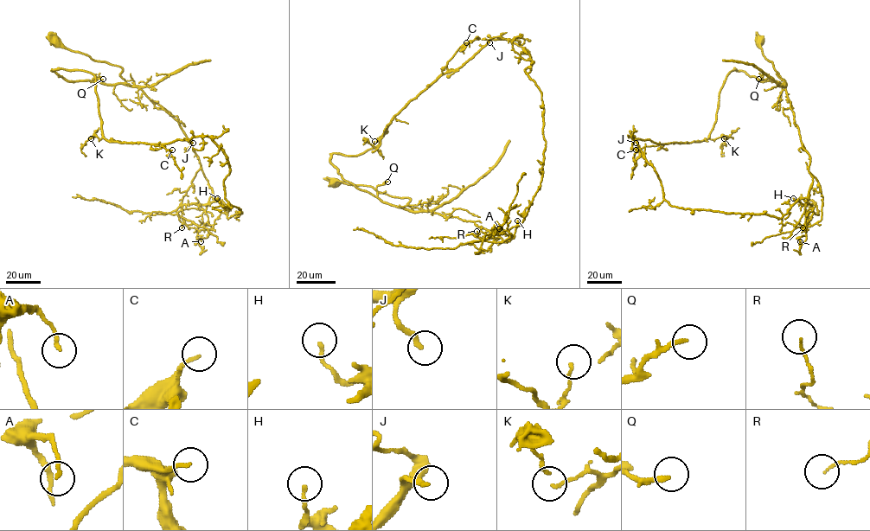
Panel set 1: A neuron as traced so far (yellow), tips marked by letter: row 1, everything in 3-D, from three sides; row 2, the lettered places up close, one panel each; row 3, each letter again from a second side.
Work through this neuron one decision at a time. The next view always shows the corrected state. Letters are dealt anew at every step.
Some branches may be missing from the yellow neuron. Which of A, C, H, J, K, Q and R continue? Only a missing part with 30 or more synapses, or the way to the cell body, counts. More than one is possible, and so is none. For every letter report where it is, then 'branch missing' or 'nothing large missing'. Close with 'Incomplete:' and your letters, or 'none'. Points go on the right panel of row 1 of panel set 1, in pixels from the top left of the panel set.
A: (800, 241) | nothing large missing
C: (636, 150) | nothing large missing
H: (793, 198) | nothing large missing
J: (636, 143) | branch missing
K: (724, 138) | nothing large missing
Q: (758, 79) | branch missing
R: (802, 227) | nothing large missing
Incomplete: J, Q

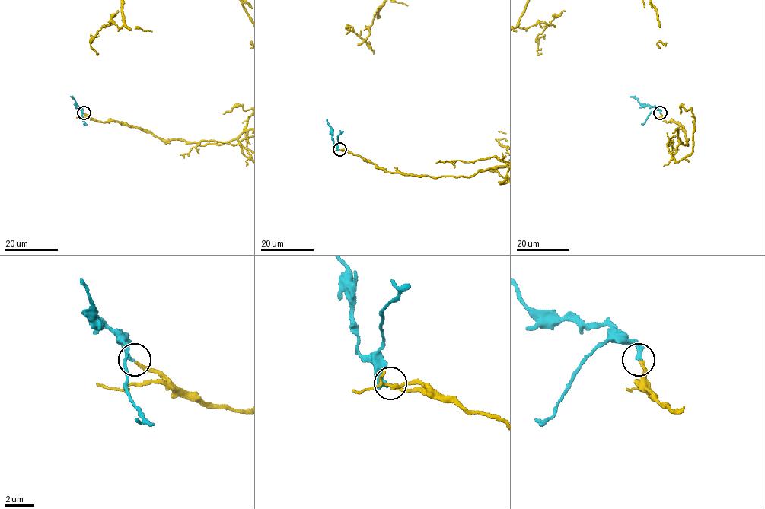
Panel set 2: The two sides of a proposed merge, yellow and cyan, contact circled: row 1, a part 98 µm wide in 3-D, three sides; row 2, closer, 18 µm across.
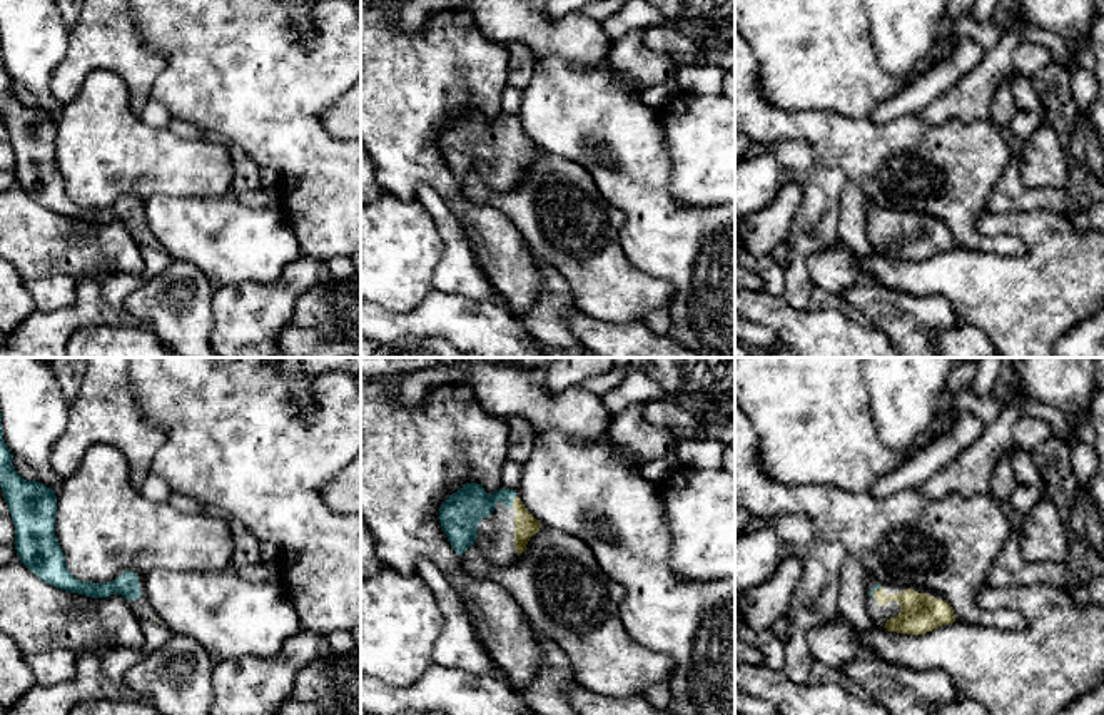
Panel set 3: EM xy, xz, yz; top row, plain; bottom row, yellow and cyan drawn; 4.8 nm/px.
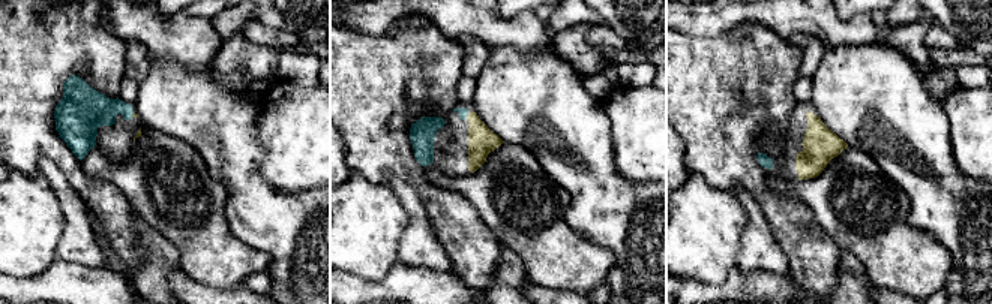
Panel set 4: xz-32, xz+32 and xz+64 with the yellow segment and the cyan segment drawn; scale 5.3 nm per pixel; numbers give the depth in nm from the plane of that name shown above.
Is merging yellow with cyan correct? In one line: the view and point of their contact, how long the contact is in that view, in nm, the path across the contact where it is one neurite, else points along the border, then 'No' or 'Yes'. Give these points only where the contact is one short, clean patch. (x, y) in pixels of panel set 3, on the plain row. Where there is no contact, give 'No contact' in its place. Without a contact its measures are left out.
Touches yellow at xz (515, 126). Shared border 60 nm. Path across: xz (526, 151), (515, 126), (495, 122), (465, 134). Yes

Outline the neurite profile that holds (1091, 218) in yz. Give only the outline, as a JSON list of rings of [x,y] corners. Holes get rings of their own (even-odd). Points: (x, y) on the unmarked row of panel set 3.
[[[1104,202],[1074,209],[1067,219],[1076,231],[1099,231],[1104,234]]]

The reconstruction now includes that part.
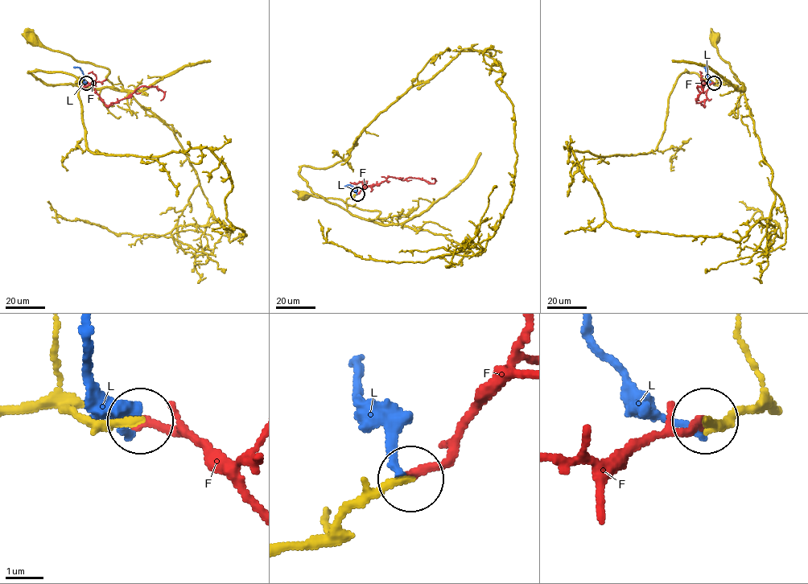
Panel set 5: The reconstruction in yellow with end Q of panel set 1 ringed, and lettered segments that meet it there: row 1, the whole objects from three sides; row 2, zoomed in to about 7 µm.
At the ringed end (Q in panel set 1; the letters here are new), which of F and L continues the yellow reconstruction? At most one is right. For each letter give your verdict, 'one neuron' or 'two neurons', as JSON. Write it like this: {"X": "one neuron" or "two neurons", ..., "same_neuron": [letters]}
{"F": "one neuron", "L": "two neurons", "same_neuron": ["F"]}

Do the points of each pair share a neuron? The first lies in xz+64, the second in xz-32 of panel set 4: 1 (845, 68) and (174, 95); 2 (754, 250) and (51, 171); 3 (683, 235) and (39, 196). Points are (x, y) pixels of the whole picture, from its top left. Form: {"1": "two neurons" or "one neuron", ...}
{"1": "one neuron", "2": "one neuron", "3": "one neuron"}

